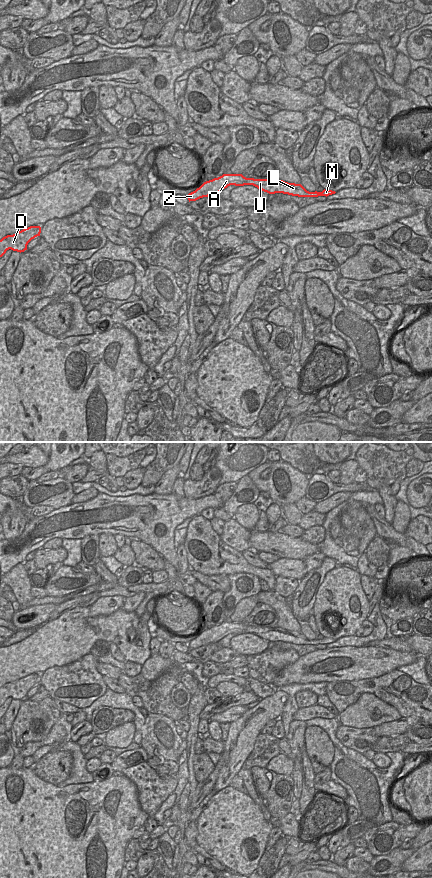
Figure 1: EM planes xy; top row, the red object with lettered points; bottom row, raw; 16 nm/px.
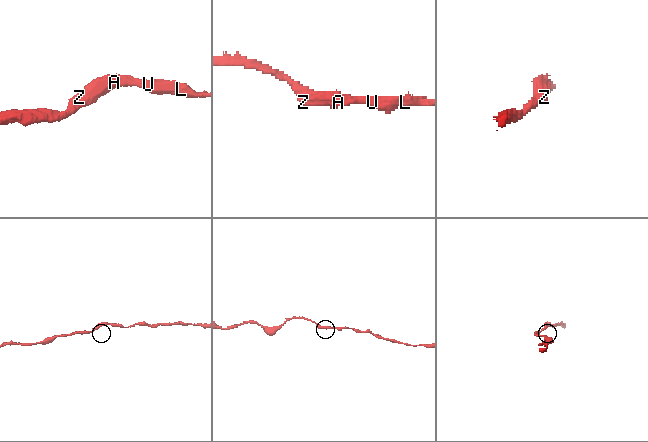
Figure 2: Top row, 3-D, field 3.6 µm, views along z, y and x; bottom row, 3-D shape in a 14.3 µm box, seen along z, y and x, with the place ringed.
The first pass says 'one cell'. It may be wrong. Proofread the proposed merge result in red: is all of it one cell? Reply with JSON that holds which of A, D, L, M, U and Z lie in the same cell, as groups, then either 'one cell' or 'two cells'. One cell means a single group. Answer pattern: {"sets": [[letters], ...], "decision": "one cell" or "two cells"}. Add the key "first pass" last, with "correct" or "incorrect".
{"sets": [["A", "D", "L", "M", "U", "Z"]], "decision": "one cell", "first pass": "correct"}

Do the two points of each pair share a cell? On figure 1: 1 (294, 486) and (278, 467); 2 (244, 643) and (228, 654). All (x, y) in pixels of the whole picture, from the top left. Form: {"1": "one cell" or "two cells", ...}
{"1": "one cell", "2": "two cells"}

